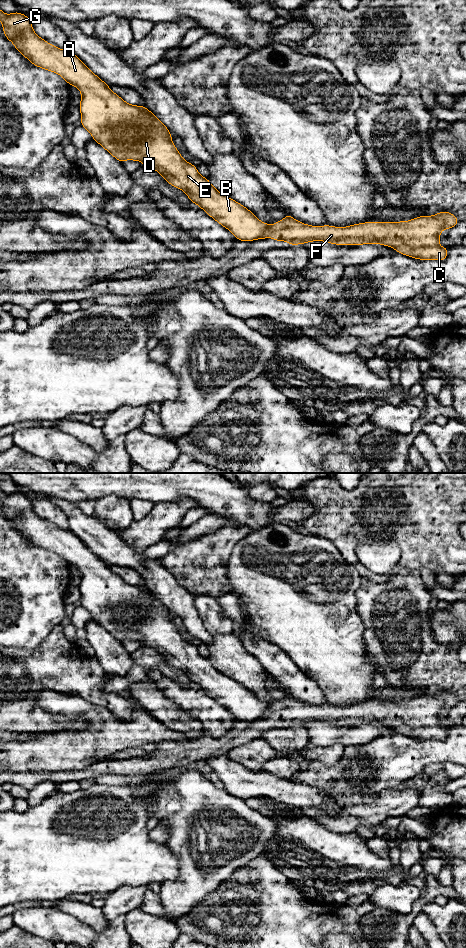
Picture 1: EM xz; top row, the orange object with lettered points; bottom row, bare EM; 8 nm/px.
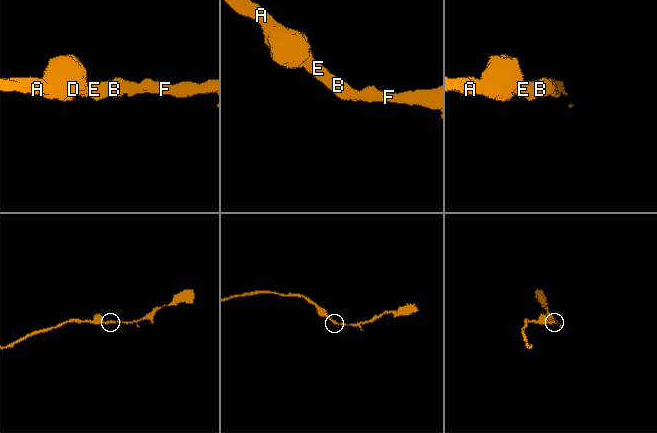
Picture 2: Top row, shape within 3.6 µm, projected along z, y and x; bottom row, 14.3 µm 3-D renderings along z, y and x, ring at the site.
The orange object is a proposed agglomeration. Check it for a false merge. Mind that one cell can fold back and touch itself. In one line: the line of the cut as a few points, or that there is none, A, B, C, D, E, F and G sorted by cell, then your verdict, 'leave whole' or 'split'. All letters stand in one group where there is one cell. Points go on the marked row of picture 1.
cut xz (271, 226), (259, 238); groups A B D E G / C F; split

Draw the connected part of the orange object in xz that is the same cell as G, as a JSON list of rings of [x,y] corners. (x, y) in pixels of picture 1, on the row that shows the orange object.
[[[0,9],[4,36],[14,44],[34,66],[60,75],[81,93],[78,106],[81,126],[115,159],[140,161],[144,167],[157,171],[171,186],[186,193],[212,219],[231,232],[238,241],[254,241],[264,236],[271,225],[262,222],[248,208],[219,192],[208,178],[201,176],[197,167],[183,159],[172,142],[169,129],[145,105],[132,105],[114,93],[107,83],[93,73],[72,51],[60,49],[39,37],[32,28],[31,19],[19,11],[5,14]]]

